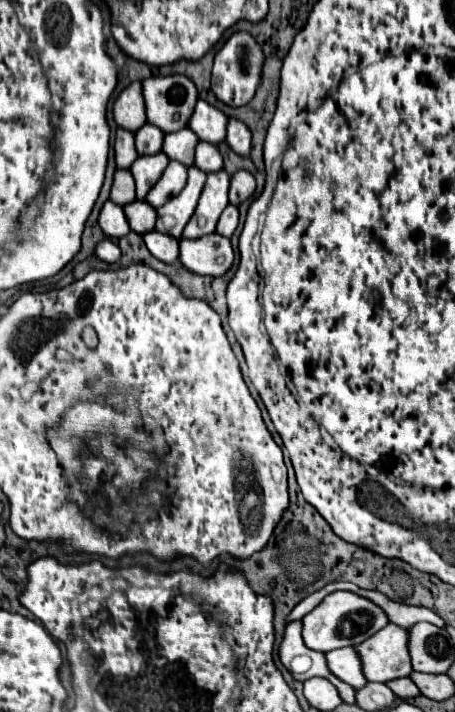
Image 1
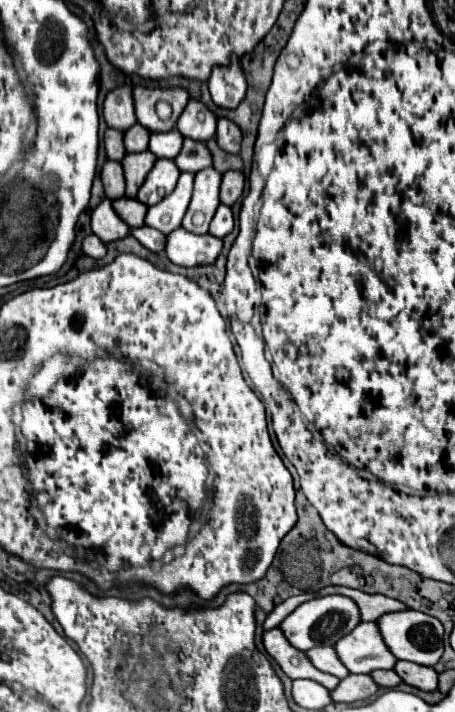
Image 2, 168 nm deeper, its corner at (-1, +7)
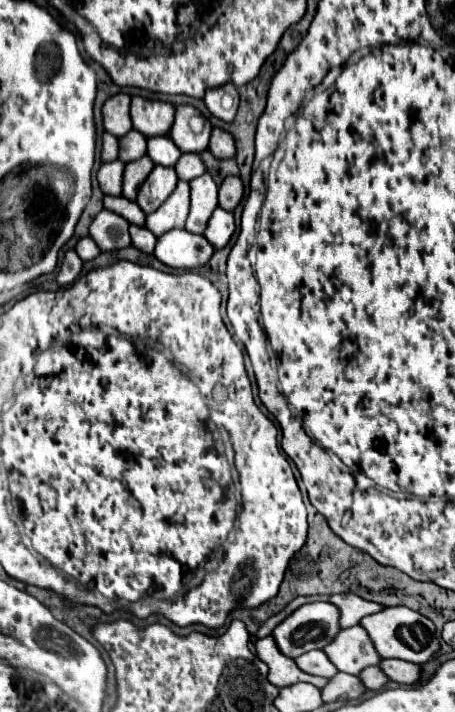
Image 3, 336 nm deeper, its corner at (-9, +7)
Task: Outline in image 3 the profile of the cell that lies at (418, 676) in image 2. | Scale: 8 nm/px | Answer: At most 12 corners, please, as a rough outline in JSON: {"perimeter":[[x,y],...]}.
{"perimeter":[[382,659],[382,673],[396,683],[412,685],[420,667],[400,659]]}

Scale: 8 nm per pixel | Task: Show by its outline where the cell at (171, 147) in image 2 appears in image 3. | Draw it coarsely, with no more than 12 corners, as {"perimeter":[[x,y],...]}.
{"perimeter":[[166,137],[148,139],[154,165],[174,167],[182,155]]}

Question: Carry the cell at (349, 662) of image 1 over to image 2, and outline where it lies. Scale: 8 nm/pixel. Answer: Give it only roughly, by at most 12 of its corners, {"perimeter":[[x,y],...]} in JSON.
{"perimeter":[[314,647],[306,655],[320,671],[340,679],[350,671],[334,647]]}

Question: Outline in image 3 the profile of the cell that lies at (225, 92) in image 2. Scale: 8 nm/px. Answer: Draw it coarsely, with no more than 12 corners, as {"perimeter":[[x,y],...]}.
{"perimeter":[[230,83],[204,95],[208,111],[222,121],[234,119],[238,89]]}

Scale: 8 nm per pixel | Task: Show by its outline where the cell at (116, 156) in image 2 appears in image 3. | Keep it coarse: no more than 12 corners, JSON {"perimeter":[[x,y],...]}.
{"perimeter":[[102,135],[102,163],[118,157],[118,139]]}

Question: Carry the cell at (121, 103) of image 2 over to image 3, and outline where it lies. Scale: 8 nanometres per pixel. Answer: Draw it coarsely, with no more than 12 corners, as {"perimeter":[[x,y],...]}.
{"perimeter":[[126,93],[102,105],[104,131],[122,137],[132,129]]}

